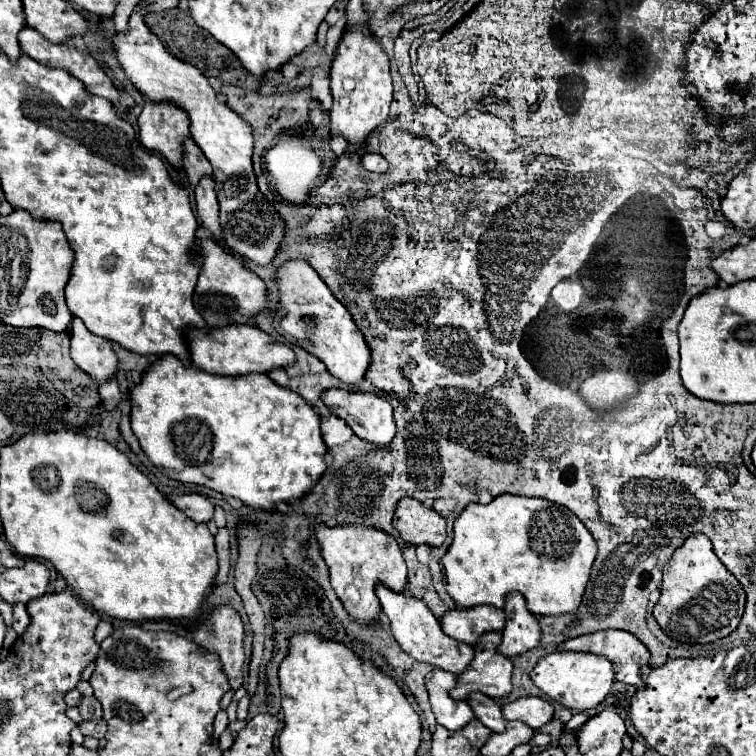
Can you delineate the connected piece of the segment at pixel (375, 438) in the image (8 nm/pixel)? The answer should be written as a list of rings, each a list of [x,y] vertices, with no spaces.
[[[330,388],[330,390],[322,392],[322,402],[328,406],[328,410],[334,416],[342,418],[354,430],[354,434],[358,438],[378,444],[378,446],[386,446],[392,442],[392,438],[396,434],[396,424],[392,418],[392,406],[384,398],[370,394],[370,392],[348,392],[348,390],[340,390],[340,388]]]

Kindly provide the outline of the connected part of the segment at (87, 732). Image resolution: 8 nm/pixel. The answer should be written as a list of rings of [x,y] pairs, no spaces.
[[[98,720],[98,722],[82,722],[80,724],[80,730],[84,736],[92,736],[92,738],[104,738],[106,734],[106,724],[104,720]]]

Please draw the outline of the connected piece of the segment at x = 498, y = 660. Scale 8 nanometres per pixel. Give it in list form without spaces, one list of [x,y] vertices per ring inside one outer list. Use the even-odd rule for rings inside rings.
[[[488,632],[480,636],[480,642],[476,642],[474,646],[474,658],[468,670],[456,676],[458,684],[450,692],[454,700],[466,700],[470,692],[482,692],[490,698],[510,694],[512,662],[510,658],[496,652],[498,644],[500,644],[498,632]]]

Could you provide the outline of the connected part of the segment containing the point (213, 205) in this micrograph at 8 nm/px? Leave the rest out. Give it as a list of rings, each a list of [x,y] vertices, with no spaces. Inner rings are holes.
[[[204,176],[200,184],[196,186],[196,212],[198,212],[200,224],[212,232],[212,238],[218,242],[224,240],[224,234],[218,222],[220,208],[218,208],[218,200],[214,192],[214,180],[208,176]]]

